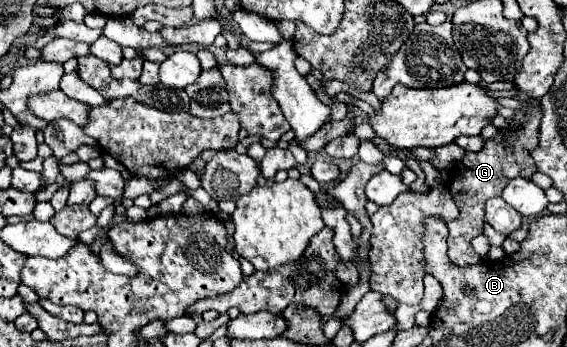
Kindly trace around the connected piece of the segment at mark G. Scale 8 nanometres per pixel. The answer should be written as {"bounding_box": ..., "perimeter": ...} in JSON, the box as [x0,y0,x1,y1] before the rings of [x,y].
{"bounding_box":[448,92,542,268],"perimeter":[[[520,92],[518,100],[522,108],[512,118],[514,124],[520,126],[518,132],[504,132],[498,140],[486,140],[484,148],[480,152],[466,152],[464,160],[458,164],[458,168],[452,172],[452,180],[448,182],[448,190],[454,198],[454,202],[460,208],[460,216],[454,222],[448,222],[448,258],[452,264],[458,264],[460,268],[478,264],[482,258],[472,248],[472,238],[482,232],[484,226],[484,204],[490,198],[496,198],[502,194],[504,184],[516,176],[530,178],[536,172],[534,160],[530,156],[530,150],[538,146],[538,126],[542,118],[542,108],[530,108],[526,104],[526,94]]]}

